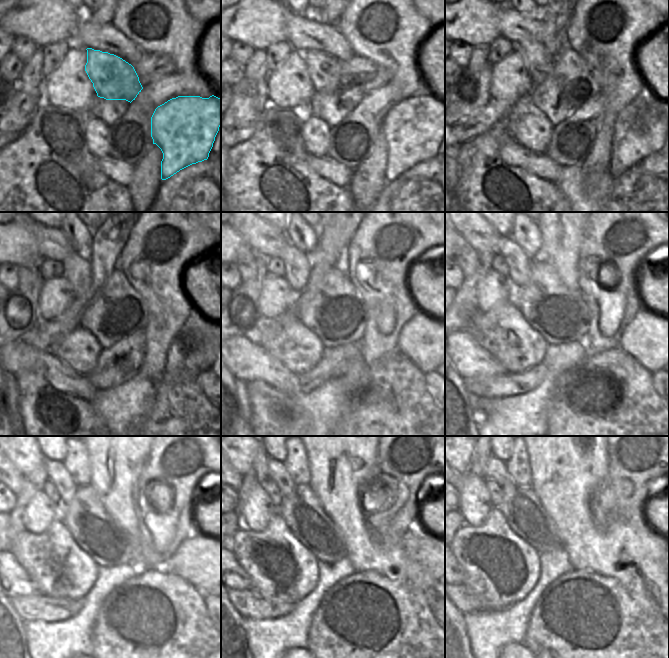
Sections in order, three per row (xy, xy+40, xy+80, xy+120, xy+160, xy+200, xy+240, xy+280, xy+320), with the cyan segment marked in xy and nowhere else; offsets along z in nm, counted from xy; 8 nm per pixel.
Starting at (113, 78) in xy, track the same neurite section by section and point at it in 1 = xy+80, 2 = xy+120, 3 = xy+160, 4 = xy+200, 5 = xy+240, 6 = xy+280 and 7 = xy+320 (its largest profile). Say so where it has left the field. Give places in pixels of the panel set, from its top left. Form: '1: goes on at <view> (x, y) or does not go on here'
1: goes on at xy+80 (539, 62)
2: goes on at xy+120 (76, 269)
3: goes on at xy+160 (297, 264)
4: goes on at xy+200 (519, 264)
5: goes on at xy+240 (56, 472)
6: goes on at xy+280 (277, 473)
7: goes on at xy+320 (496, 469)

